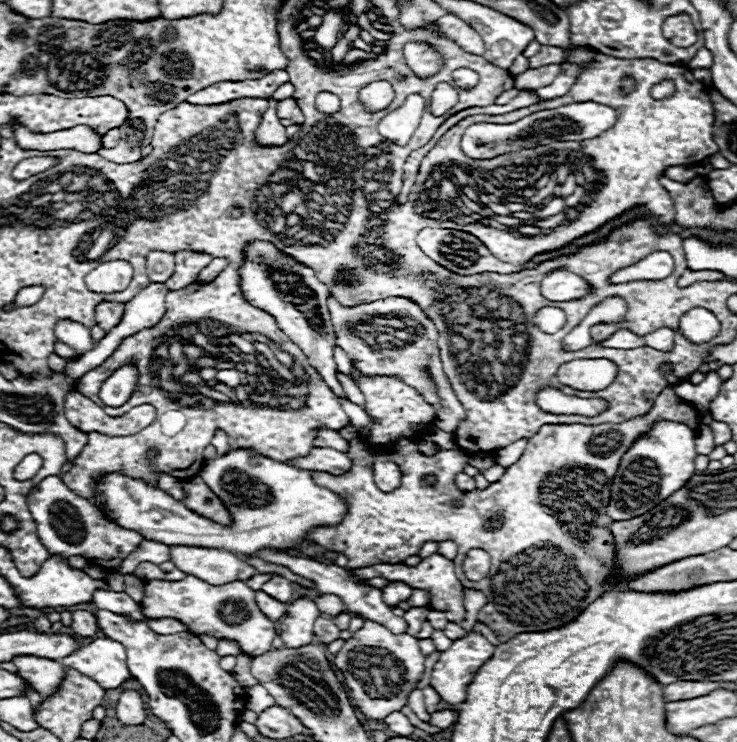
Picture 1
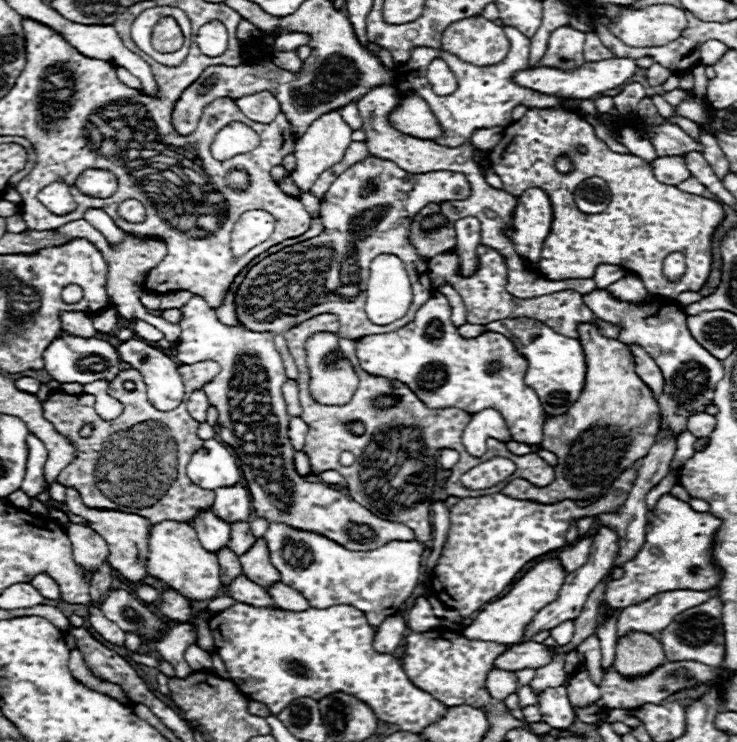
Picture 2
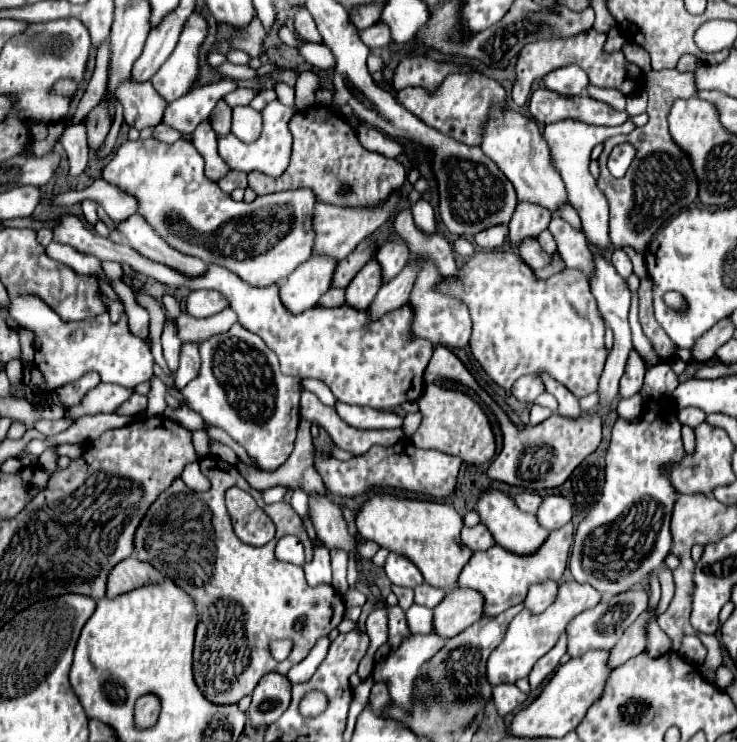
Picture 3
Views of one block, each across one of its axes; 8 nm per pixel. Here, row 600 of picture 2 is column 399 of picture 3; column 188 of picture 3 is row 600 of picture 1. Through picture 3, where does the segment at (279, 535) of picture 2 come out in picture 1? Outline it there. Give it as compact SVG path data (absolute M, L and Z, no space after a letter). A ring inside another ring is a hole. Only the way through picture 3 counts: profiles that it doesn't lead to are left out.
M274 576L270 582L266 582L262 586L262 592L274 596L274 600L278 600L278 602L290 602L290 598L292 598L292 582L282 578L282 576Z

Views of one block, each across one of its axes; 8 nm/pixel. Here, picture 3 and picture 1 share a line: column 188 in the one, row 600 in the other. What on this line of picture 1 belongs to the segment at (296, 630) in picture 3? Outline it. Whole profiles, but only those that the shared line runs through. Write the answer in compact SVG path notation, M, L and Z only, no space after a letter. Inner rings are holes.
M670 384L658 400L654 400L654 408L646 412L646 416L638 416L634 420L626 420L622 424L598 424L598 426L584 426L584 424L546 424L538 430L536 436L528 440L528 446L520 460L512 464L506 474L490 484L484 490L470 490L462 492L458 490L454 478L462 472L462 452L460 450L442 450L436 456L424 456L418 452L416 444L410 440L400 440L393 448L393 462L402 472L402 484L394 492L382 492L376 488L372 480L372 468L376 460L376 452L362 444L358 438L344 440L336 430L320 430L313 441L313 447L326 447L348 452L352 458L350 472L342 476L332 476L328 472L310 472L312 480L322 486L338 492L348 502L348 512L344 514L342 522L336 526L318 526L308 532L308 540L324 546L326 550L336 550L348 558L348 568L362 568L362 566L374 566L374 564L400 564L408 556L414 556L420 552L422 544L428 540L444 542L452 540L458 544L458 556L454 558L456 574L464 588L482 590L488 596L488 604L478 612L478 622L490 626L500 642L508 642L516 634L522 632L542 632L542 630L554 630L560 628L572 620L598 596L604 594L602 580L610 580L616 566L616 544L614 536L610 532L612 520L606 516L608 500L610 500L610 480L614 472L618 470L622 454L628 450L628 446L640 436L640 432L646 432L656 420L674 420L688 424L690 428L700 426L700 414L698 410L682 400L676 398L672 392L674 384ZM350 448L350 450L348 450ZM426 474L434 474L438 478L436 486L422 486L420 478ZM550 478L556 478L558 484L554 486L548 482ZM556 488L556 490L554 490ZM480 548L486 550L492 558L490 574L484 580L470 582L462 572L462 562L468 554L468 550ZM552 548L558 548L554 552ZM530 550L548 550L548 552L530 552ZM576 572L576 574L572 574Z

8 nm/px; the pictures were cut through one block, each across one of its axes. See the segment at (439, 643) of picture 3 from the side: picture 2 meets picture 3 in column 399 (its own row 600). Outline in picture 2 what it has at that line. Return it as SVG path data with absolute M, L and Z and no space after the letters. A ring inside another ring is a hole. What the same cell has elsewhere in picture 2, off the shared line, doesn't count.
M672 590L656 594L636 606L628 606L620 612L616 624L618 640L628 636L630 632L660 632L662 628L666 628L666 624L670 624L670 620L674 620L678 612L684 612L694 604L702 604L712 596L718 596L718 590Z

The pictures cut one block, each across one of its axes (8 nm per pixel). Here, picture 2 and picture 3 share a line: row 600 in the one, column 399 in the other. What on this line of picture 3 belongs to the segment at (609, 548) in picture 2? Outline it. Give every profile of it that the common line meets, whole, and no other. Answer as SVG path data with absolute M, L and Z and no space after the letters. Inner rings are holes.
M390 552L386 564L384 564L384 570L386 570L386 576L390 578L392 584L398 584L398 586L406 586L406 588L416 588L418 584L424 582L420 570L402 554L396 554L396 552Z

